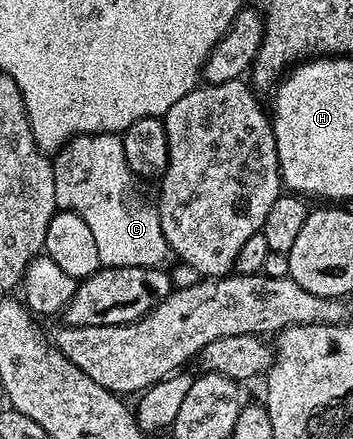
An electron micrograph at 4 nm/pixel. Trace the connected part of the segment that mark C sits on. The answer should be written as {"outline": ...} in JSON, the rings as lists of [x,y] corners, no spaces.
{"outline":[[[120,134],[75,135],[52,160],[55,173],[55,201],[61,211],[73,211],[91,229],[96,242],[101,267],[161,267],[171,252],[167,237],[163,237],[163,225],[152,202],[148,203],[137,192],[135,176],[130,171]]]}

